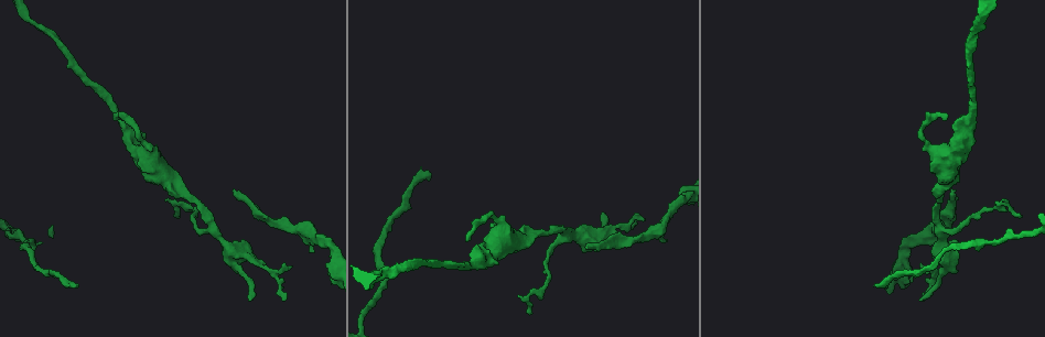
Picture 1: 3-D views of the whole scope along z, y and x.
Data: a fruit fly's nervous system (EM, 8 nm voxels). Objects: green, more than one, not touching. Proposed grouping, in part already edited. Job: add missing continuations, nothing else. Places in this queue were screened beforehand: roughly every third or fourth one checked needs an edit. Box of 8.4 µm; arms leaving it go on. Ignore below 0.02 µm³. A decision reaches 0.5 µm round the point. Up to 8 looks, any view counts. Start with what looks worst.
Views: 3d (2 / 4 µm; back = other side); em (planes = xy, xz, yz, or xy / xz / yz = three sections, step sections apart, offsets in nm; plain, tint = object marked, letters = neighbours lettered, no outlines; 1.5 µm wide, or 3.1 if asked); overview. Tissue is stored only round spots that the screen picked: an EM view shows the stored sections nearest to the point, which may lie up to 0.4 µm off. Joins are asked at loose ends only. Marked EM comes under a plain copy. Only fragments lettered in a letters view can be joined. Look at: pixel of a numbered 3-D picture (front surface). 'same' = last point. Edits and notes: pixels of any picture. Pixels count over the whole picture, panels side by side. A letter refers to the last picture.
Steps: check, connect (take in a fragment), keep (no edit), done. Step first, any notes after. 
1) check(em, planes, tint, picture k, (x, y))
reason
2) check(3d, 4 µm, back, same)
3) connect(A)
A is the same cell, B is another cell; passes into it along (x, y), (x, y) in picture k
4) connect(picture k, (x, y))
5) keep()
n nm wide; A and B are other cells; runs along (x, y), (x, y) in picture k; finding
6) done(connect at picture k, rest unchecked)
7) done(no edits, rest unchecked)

check(em, planes, letters, picture 1, (587, 247))
an open end

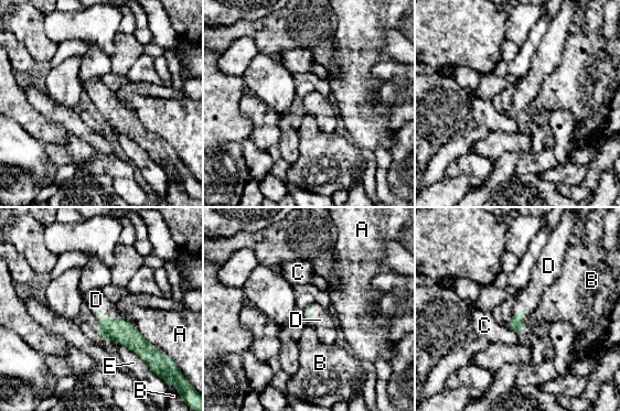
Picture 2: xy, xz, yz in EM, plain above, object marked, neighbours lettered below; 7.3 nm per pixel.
connect(D)
D is the same cell, A, B, C and E are other cells; passes into it along (117, 331), (105, 316), (96, 300) in picture 2; the neuron continues

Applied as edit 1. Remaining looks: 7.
check(overview)

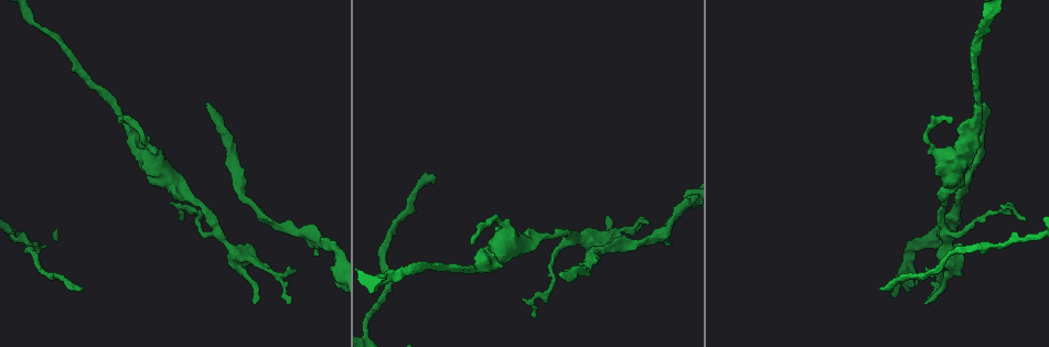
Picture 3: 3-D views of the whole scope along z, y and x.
check(em, xz, step 8, tint, picture 3, (670, 244))

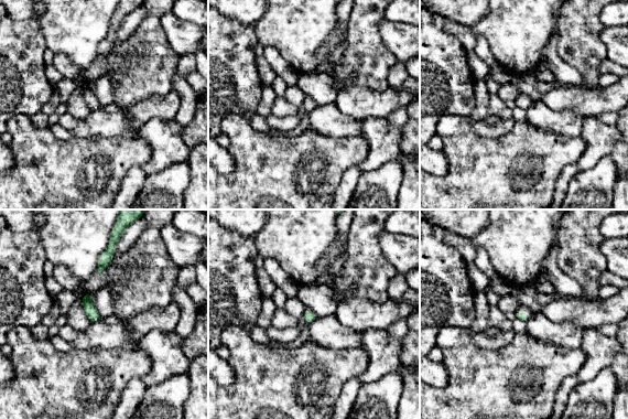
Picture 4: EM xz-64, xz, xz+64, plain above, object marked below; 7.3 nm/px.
check(em, xz, step 8, letters, same)

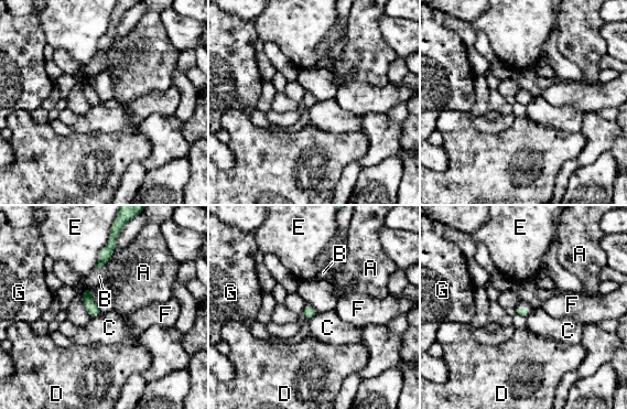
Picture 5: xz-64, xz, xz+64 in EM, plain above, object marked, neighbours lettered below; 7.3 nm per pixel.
keep()
A, B, C, D, E, F and G are other cells; border along (101, 313), (92, 319) in picture 5; no lettered fragment goes on from it

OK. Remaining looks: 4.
check(em, planes, letters, picture 3, (182, 219))
branch stops here

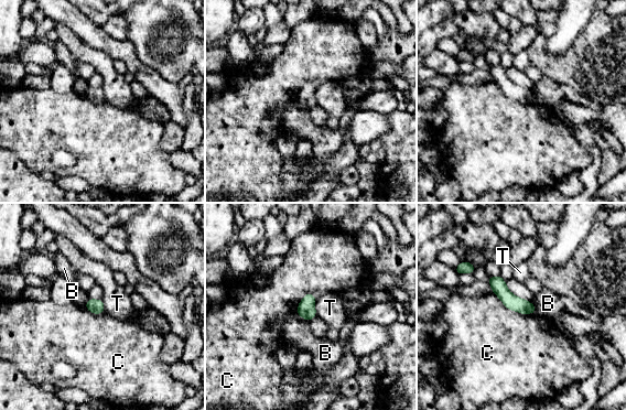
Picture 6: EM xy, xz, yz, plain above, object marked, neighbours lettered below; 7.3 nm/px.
keep()
110 nm wide; C touches over 360 nm; B, C and T are other cells; no lettered fragment goes on from it

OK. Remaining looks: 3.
done(connect at picture 2, rest unchecked)

